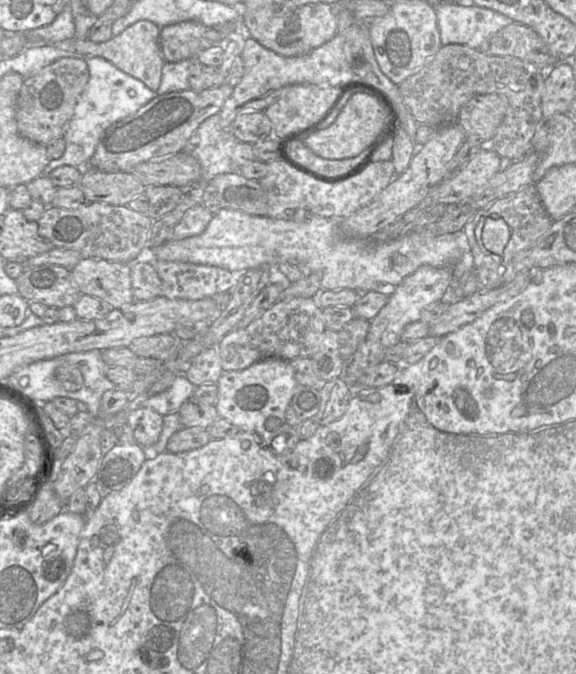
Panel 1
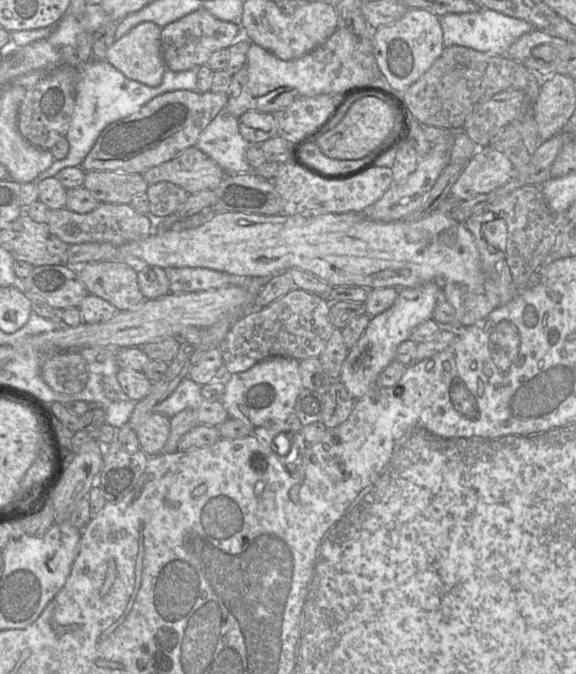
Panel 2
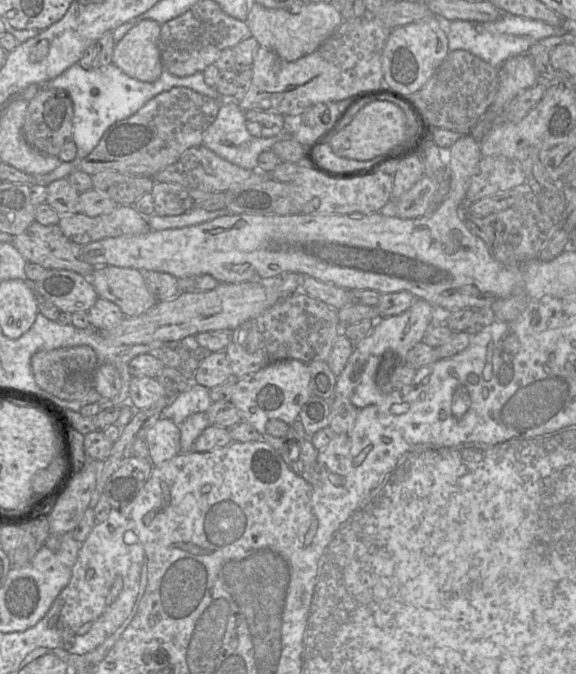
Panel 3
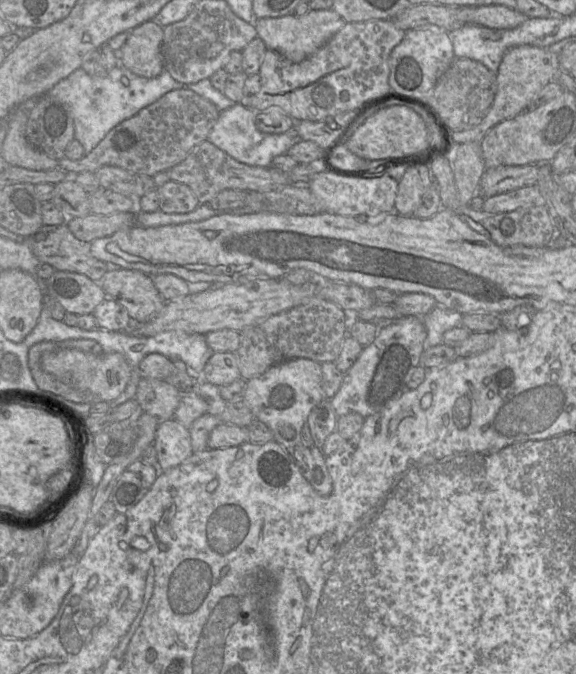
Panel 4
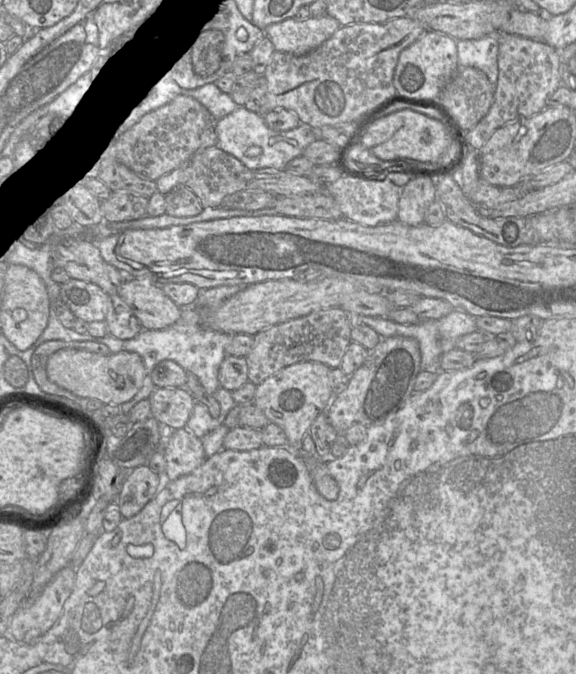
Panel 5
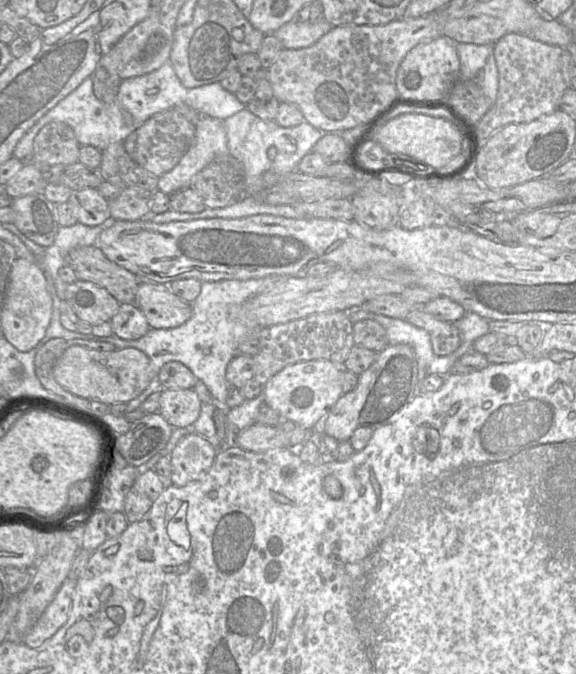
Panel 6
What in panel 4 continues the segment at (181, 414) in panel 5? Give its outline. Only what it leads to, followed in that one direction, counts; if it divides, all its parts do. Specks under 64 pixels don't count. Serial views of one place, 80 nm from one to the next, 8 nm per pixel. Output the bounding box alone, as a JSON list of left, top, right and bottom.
[134,379,183,422]

